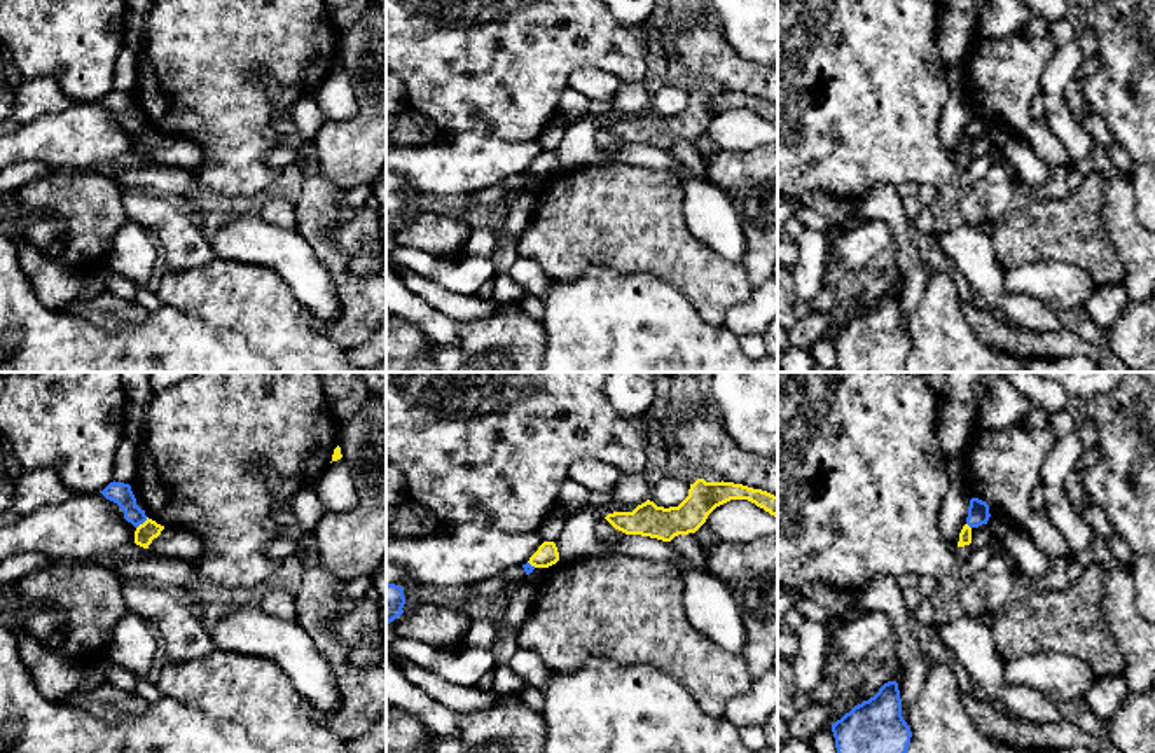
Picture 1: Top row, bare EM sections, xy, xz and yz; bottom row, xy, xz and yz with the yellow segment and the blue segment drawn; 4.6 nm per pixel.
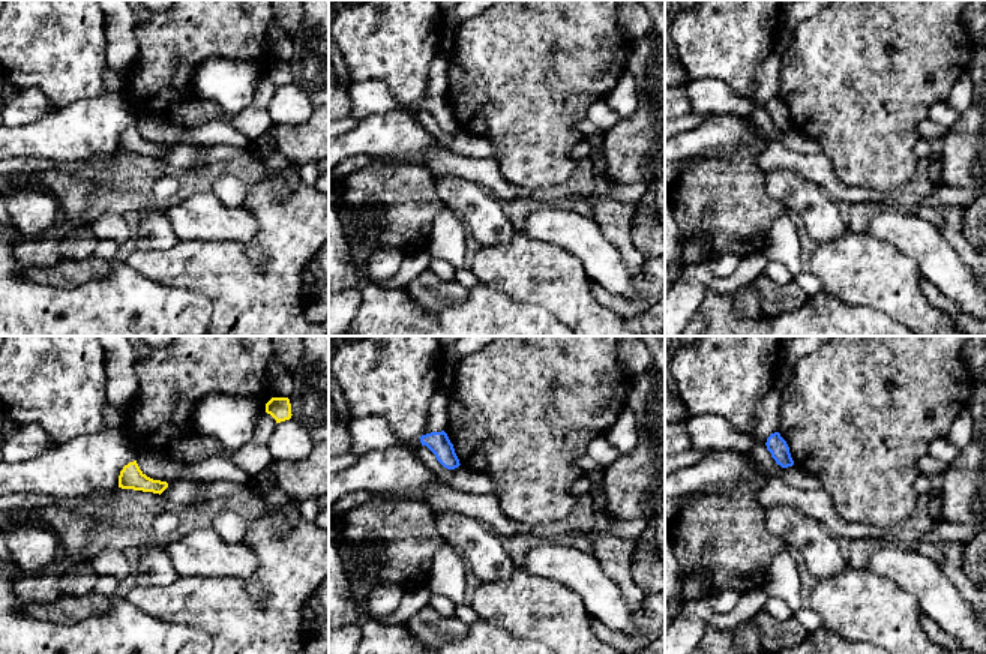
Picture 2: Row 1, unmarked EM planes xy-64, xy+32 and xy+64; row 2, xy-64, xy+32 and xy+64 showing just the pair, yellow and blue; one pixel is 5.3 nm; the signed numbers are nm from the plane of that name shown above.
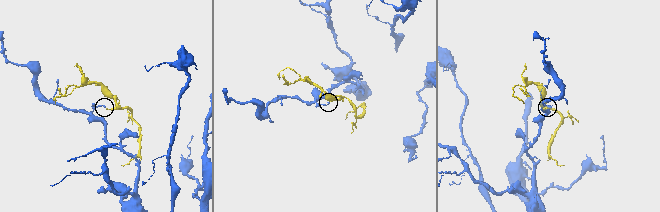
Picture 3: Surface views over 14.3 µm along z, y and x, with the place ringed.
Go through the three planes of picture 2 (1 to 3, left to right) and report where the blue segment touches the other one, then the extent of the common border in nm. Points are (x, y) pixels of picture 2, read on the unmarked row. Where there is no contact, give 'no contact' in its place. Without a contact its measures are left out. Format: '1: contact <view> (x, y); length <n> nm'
1: no contact
2: no contact
3: no contact

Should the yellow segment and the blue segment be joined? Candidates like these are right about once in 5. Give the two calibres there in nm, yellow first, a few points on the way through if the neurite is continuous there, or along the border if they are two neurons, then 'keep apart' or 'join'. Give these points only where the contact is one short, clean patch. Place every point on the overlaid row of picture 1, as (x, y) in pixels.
90/100 nm | along xy (147, 518), (137, 528) | keep apart

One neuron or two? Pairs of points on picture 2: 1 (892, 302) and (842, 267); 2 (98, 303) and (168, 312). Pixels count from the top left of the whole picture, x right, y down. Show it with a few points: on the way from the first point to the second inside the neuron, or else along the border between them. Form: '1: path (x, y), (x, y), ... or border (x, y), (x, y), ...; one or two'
1: path (880, 290), (866, 276), (854, 275); one
2: path (116, 306), (150, 312); one

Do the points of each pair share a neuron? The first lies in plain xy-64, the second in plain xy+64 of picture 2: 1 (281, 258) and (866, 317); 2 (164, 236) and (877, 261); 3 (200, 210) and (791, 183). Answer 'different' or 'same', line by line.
1: different
2: different
3: different

